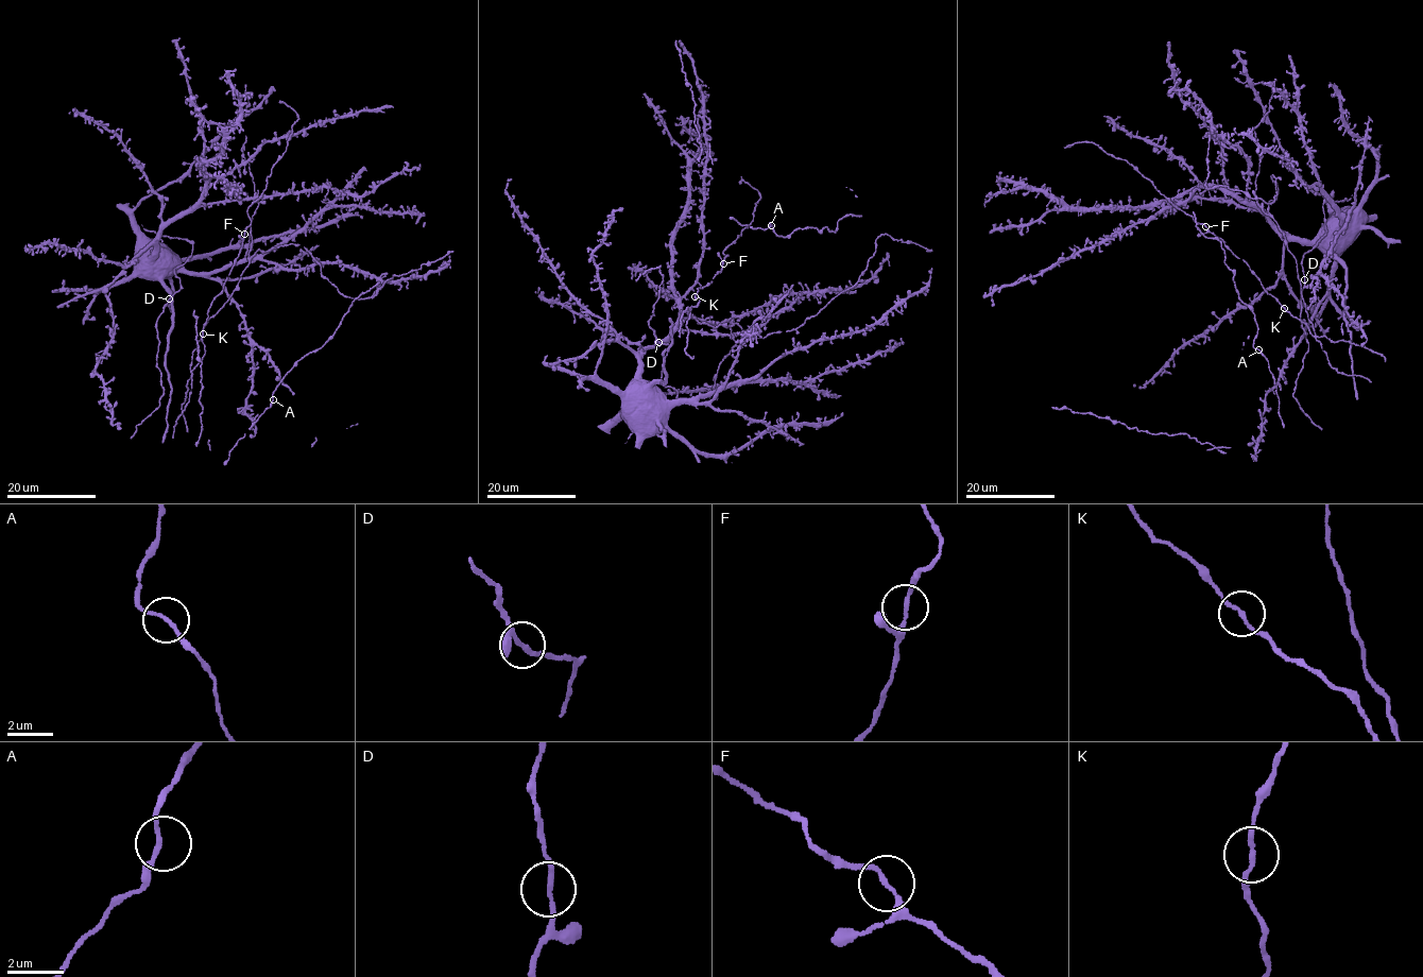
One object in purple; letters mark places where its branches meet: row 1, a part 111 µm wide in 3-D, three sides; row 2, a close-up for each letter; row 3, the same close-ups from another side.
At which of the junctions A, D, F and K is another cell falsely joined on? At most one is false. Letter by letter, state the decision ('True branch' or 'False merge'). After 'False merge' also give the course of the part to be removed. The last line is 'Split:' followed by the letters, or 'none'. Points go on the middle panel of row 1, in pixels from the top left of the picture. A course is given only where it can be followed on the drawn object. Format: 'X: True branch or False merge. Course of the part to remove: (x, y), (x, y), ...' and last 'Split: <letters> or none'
A: True branch
D: True branch
F: True branch
K: True branch
Split: none

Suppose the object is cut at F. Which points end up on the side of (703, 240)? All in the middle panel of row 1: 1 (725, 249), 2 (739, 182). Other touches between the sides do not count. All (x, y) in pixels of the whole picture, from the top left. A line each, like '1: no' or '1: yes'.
1: no
2: no

